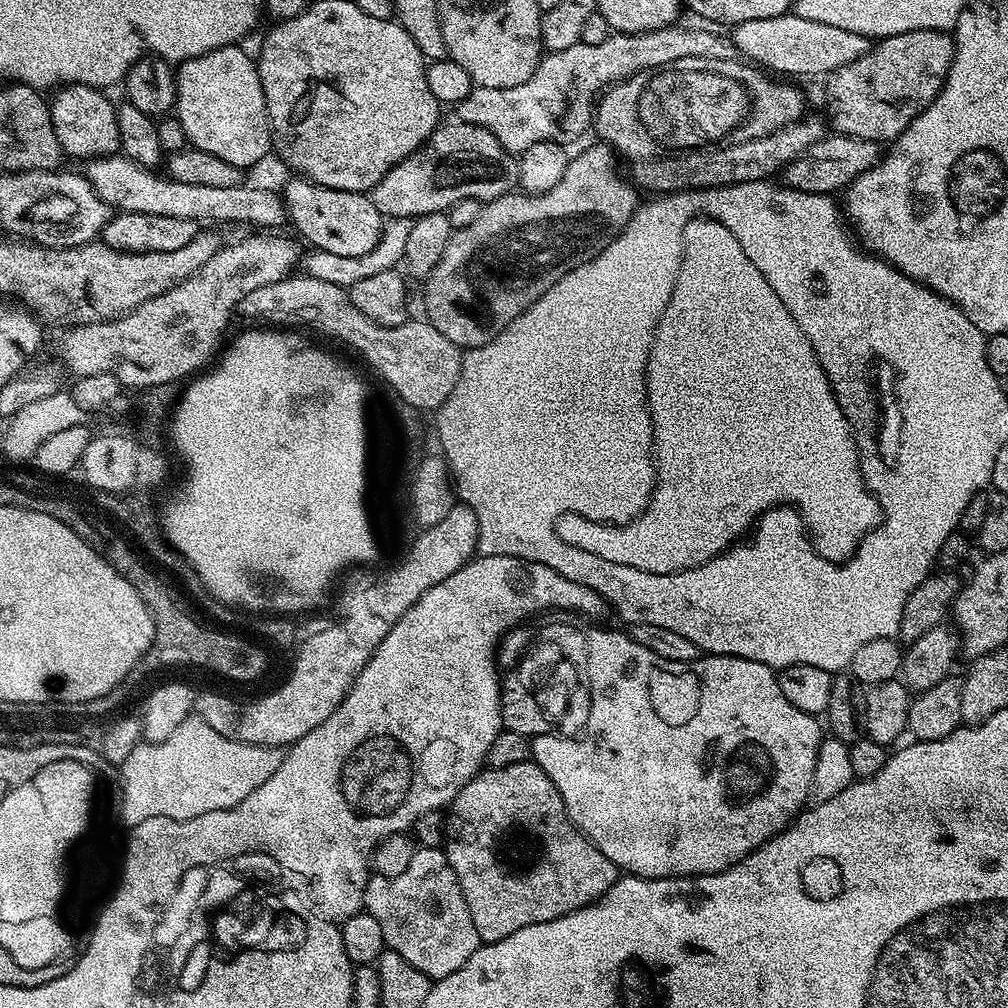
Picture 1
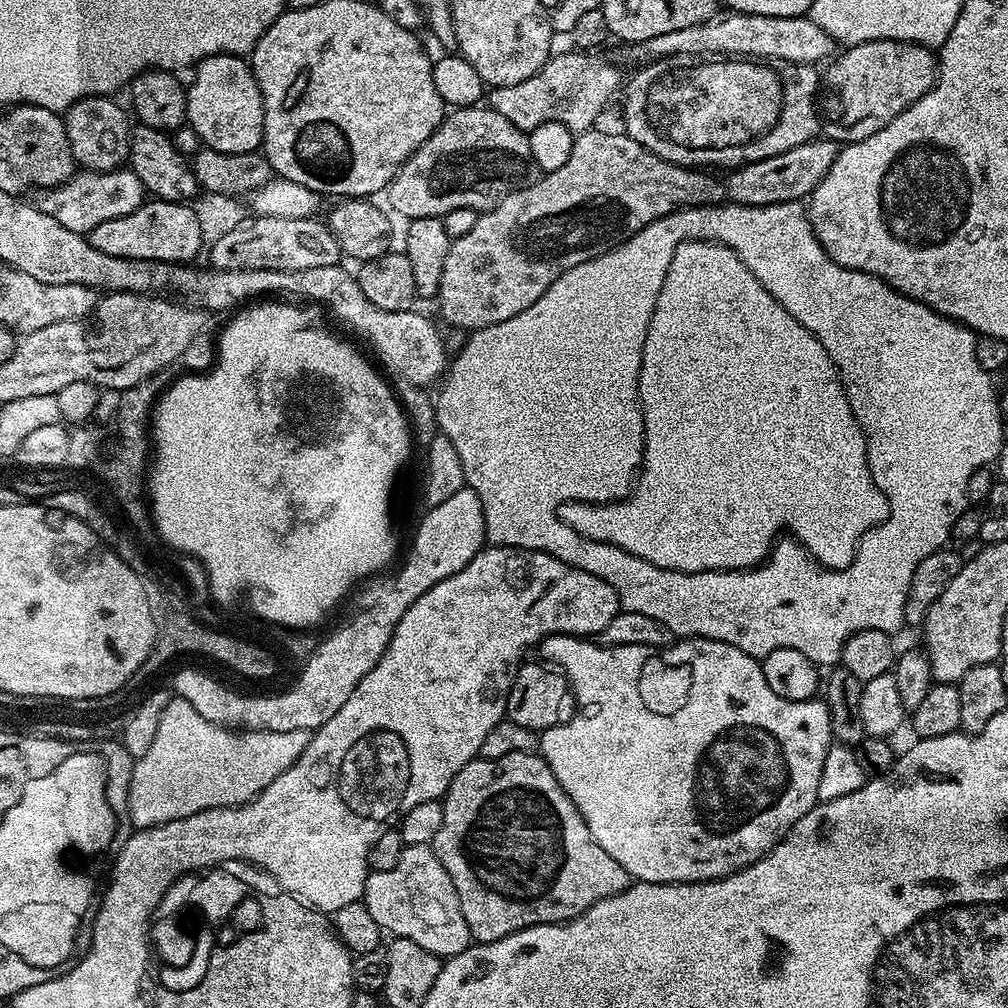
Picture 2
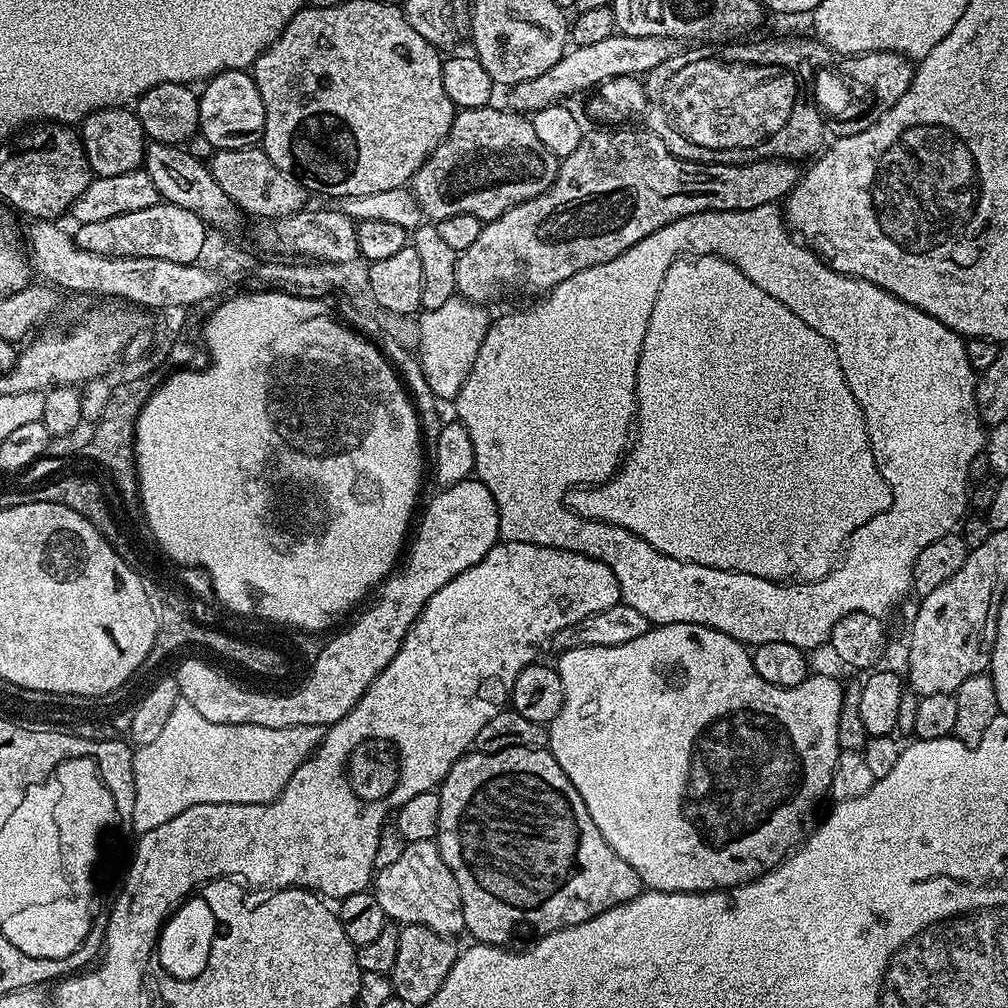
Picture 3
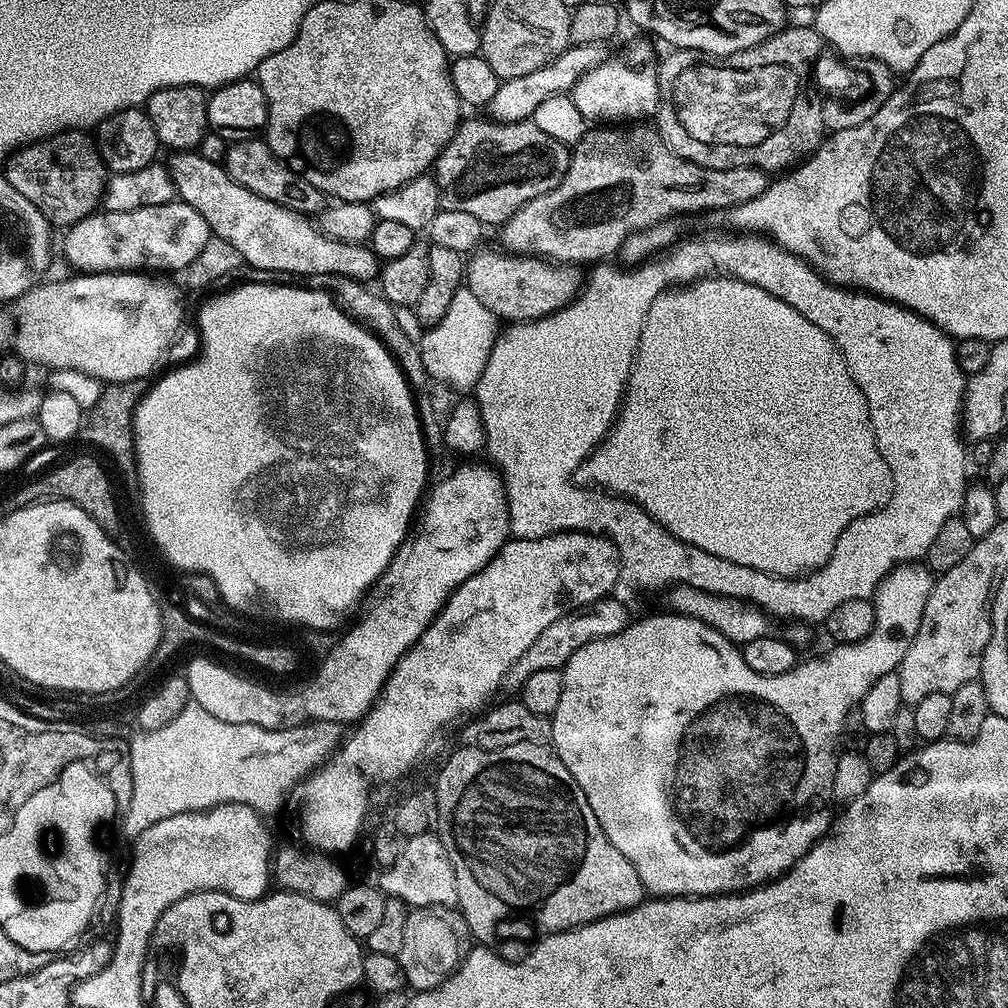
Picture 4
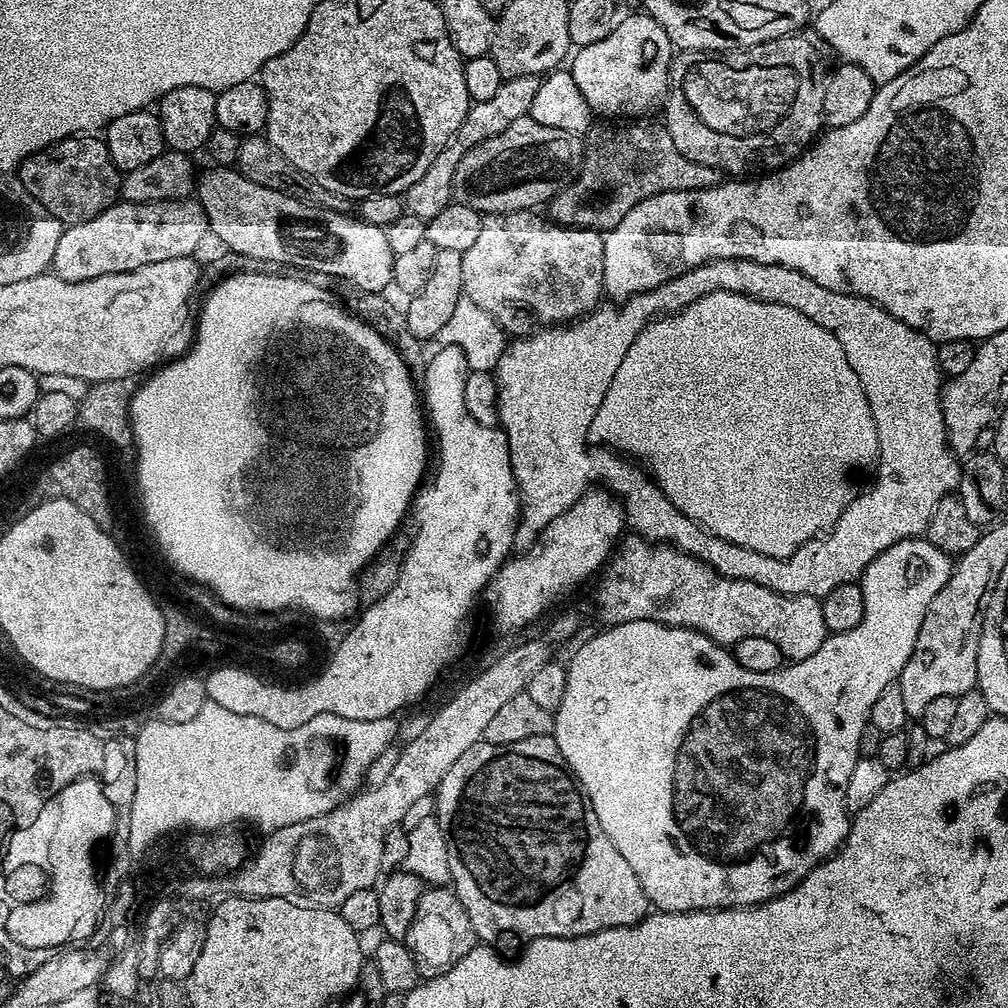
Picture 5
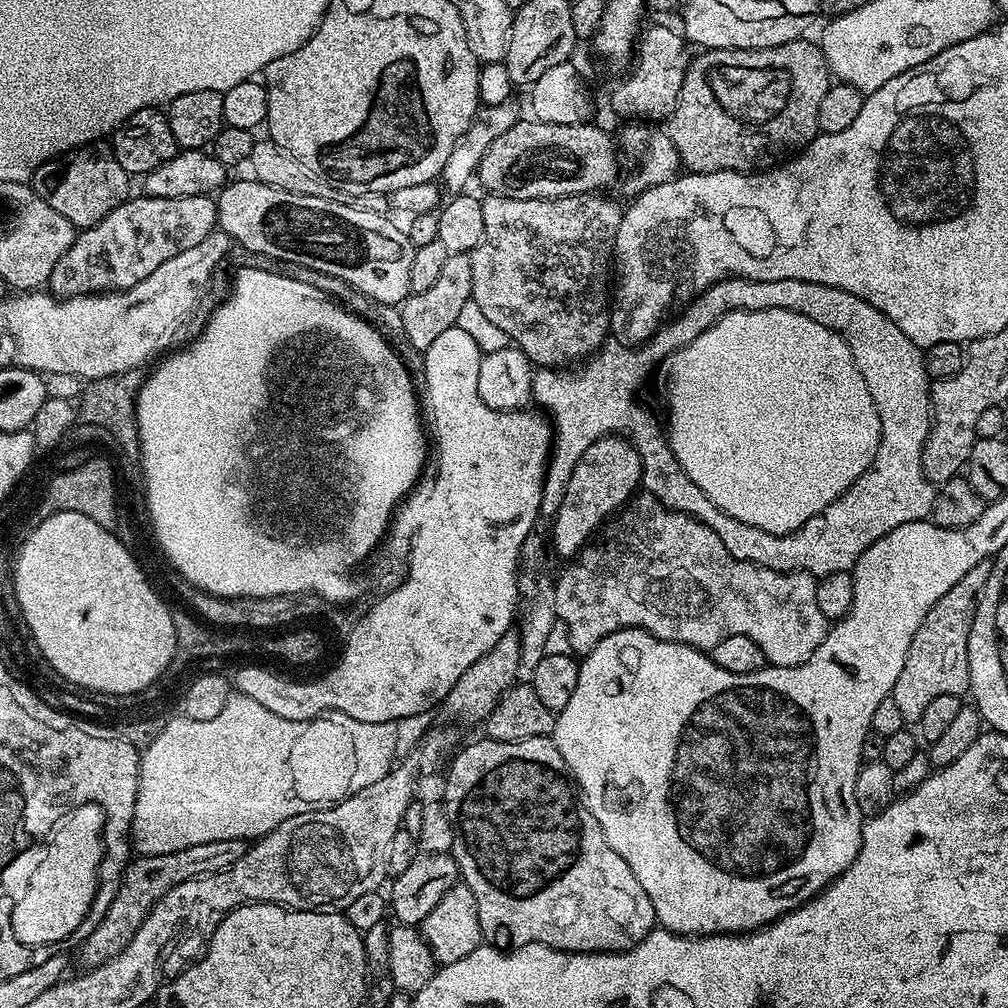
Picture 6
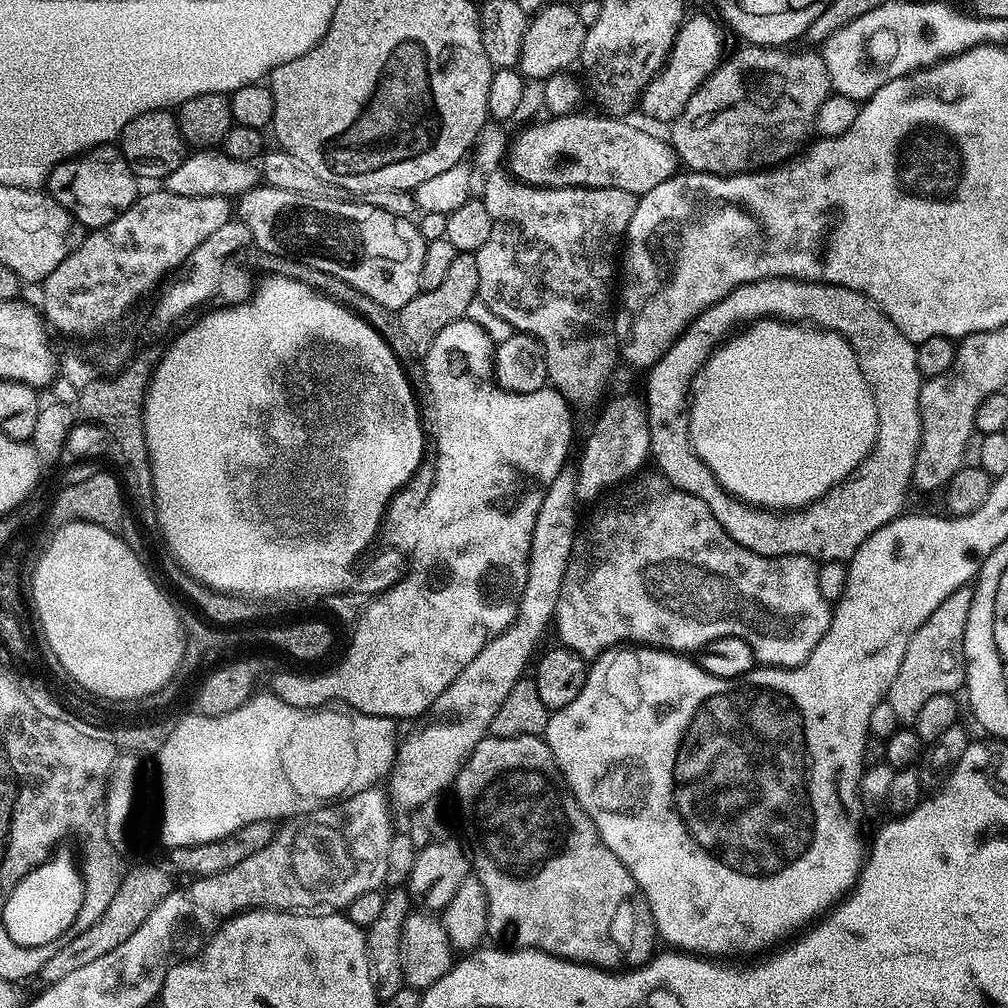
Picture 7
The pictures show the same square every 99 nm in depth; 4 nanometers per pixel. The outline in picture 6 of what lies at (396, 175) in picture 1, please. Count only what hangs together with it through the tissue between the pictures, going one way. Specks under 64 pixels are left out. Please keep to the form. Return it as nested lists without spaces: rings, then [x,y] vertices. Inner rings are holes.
[[[521,118],[486,150],[480,163],[478,184],[485,188],[485,193],[519,200],[596,194],[615,182],[620,164],[613,133],[611,136],[596,122],[558,126],[535,118]]]

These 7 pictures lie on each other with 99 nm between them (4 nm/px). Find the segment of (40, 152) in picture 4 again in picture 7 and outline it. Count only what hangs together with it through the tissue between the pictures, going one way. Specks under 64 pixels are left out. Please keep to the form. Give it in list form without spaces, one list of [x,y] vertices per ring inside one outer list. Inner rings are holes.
[[[115,143],[100,144],[88,152],[63,160],[46,181],[47,195],[53,196],[86,230],[101,228],[122,214],[141,195],[138,177]]]

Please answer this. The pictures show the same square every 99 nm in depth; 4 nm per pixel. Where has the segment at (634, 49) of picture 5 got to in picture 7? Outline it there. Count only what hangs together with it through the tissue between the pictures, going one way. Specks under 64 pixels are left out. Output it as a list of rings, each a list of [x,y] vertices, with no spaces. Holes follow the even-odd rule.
[[[689,15],[685,19],[680,26],[676,41],[672,44],[668,59],[664,62],[664,67],[660,69],[656,79],[650,81],[644,88],[638,105],[639,111],[644,111],[650,119],[657,120],[664,126],[671,125],[672,121],[678,118],[678,114],[682,114],[686,102],[690,102],[698,86],[702,86],[705,78],[722,63],[722,57],[725,55],[723,54],[725,29],[717,24],[708,16]]]

